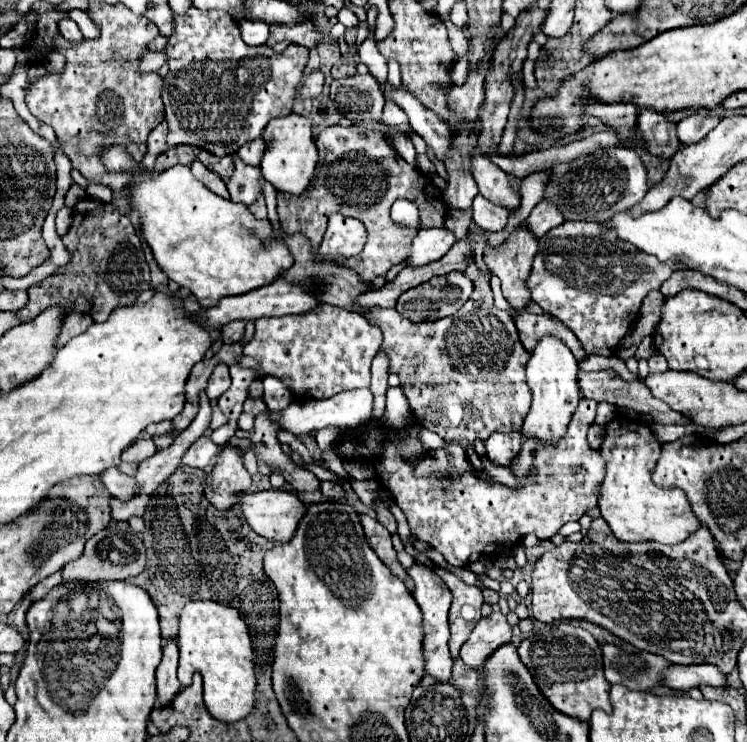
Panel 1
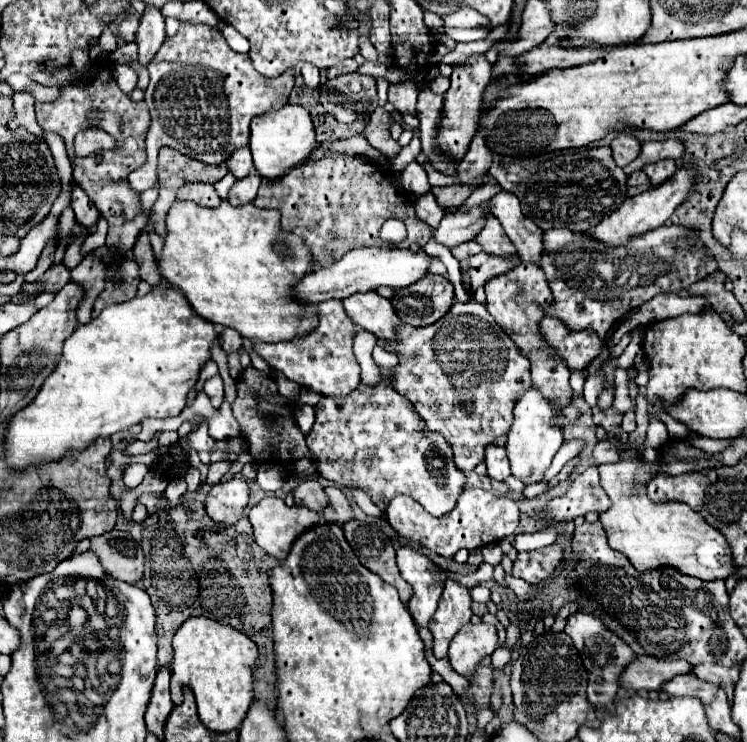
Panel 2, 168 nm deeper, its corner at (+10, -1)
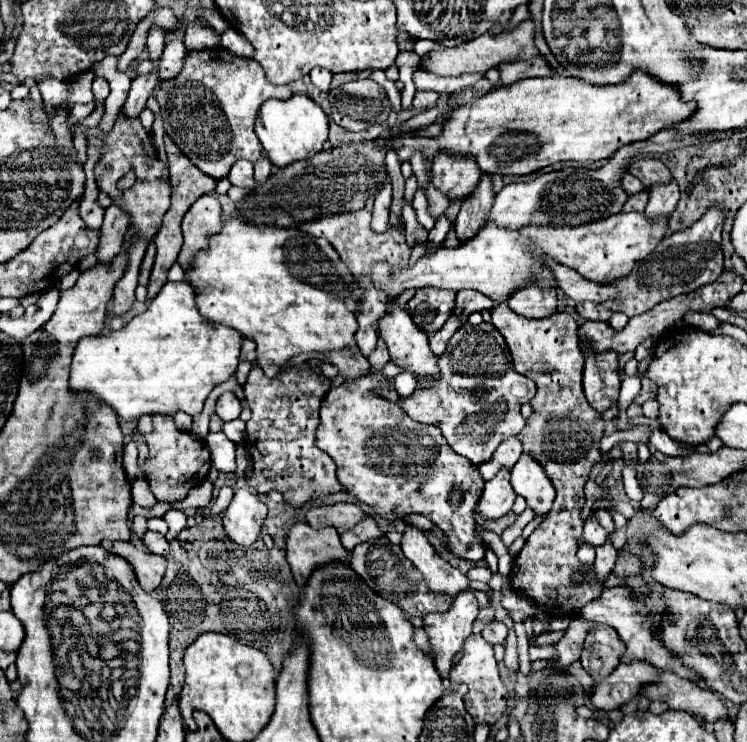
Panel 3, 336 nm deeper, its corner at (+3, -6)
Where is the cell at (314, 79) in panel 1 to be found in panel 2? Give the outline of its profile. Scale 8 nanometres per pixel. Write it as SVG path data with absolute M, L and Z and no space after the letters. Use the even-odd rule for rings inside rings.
M305 63L303 69L301 69L301 77L303 77L305 85L311 87L311 89L315 89L319 85L319 73L321 71L315 65L309 65L309 63Z

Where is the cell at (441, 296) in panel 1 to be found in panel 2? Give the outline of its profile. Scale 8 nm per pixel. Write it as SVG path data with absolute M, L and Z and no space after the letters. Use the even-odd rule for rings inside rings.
M427 275L421 281L395 291L391 303L403 323L425 327L439 321L453 301L453 285L441 275Z

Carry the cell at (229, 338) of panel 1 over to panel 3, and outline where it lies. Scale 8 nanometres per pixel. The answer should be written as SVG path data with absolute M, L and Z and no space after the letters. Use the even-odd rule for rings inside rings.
M244 338L244 340L242 340L242 350L240 350L240 360L248 360L248 362L256 360L256 344L254 344L252 340L248 340L248 338Z

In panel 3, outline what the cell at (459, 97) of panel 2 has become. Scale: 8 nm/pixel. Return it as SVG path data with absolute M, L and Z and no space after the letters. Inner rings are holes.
M438 152L432 158L432 174L434 184L450 198L464 198L468 190L476 184L476 178L480 178L480 168L476 164L474 156L456 156L450 152Z

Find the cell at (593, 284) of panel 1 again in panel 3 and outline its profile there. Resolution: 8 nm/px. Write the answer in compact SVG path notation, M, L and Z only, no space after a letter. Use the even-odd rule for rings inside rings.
M710 210L700 218L696 224L692 224L688 230L674 232L666 236L658 248L650 254L646 260L638 260L628 276L616 278L610 286L618 290L618 298L606 300L600 304L594 302L578 302L576 312L584 320L598 320L608 322L614 312L624 312L626 316L636 316L642 312L648 312L656 304L678 296L678 294L690 294L700 290L702 286L714 282L722 274L722 250L720 250L720 210Z

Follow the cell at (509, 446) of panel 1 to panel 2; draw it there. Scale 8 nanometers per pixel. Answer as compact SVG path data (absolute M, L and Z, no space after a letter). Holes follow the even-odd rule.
M489 445L485 449L485 465L487 465L487 477L491 477L495 481L505 481L505 477L511 475L505 447Z

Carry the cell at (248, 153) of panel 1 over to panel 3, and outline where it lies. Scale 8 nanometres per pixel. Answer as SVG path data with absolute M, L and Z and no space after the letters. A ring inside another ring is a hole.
M240 160L232 166L228 180L234 186L242 186L242 188L254 188L254 164L248 160Z

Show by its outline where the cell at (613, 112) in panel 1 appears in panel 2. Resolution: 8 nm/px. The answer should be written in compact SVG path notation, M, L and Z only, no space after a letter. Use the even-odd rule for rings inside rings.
M619 131L615 141L611 141L611 149L613 149L615 163L619 167L625 167L641 153L641 143L637 139L633 139L629 131Z

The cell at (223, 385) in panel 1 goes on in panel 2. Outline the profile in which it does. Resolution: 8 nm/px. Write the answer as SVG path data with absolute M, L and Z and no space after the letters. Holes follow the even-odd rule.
M215 375L215 377L207 379L203 389L205 389L207 397L211 399L211 405L213 405L215 409L217 409L217 407L221 407L221 403L223 403L223 381L221 381L221 377L219 377L219 375Z

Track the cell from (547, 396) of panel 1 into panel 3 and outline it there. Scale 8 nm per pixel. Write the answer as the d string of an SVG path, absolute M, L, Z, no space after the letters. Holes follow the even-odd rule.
M522 454L520 460L512 468L512 488L516 494L524 496L528 506L536 514L548 514L556 496L556 490L546 476L542 464L530 456Z

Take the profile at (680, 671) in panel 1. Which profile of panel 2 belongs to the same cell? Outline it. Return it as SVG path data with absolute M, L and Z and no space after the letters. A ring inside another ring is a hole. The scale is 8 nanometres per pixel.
M639 655L637 661L629 663L629 669L621 673L621 687L635 691L659 691L659 687L679 673L691 673L687 661L655 659L651 655Z

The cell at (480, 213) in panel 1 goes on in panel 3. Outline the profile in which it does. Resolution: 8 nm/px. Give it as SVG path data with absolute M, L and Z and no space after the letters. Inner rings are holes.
M536 282L510 292L506 304L520 316L546 318L556 310L556 288L544 288Z

